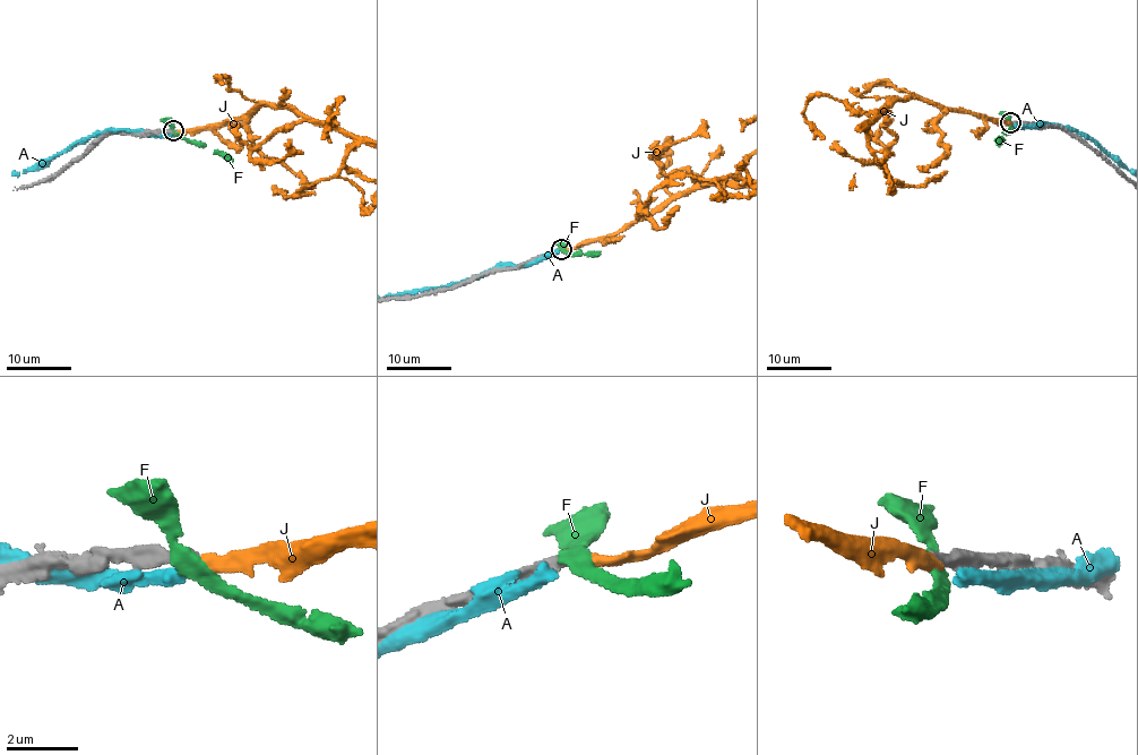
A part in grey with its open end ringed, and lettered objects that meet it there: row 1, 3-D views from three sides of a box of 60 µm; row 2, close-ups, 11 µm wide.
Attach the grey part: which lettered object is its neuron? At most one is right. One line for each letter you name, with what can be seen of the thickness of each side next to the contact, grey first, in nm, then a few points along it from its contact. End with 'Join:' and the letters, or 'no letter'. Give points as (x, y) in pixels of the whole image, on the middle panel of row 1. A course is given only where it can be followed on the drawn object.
Join: no letter

